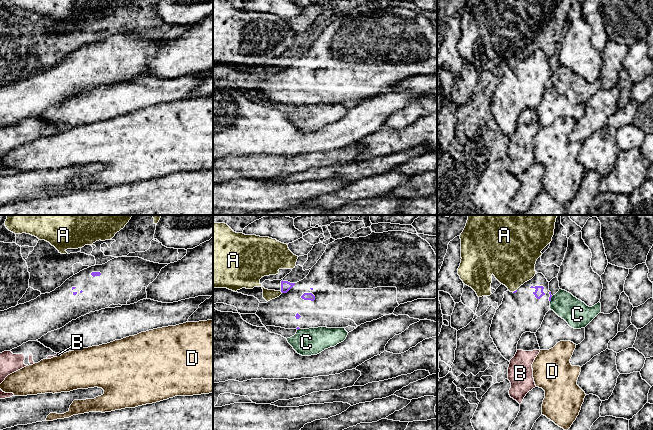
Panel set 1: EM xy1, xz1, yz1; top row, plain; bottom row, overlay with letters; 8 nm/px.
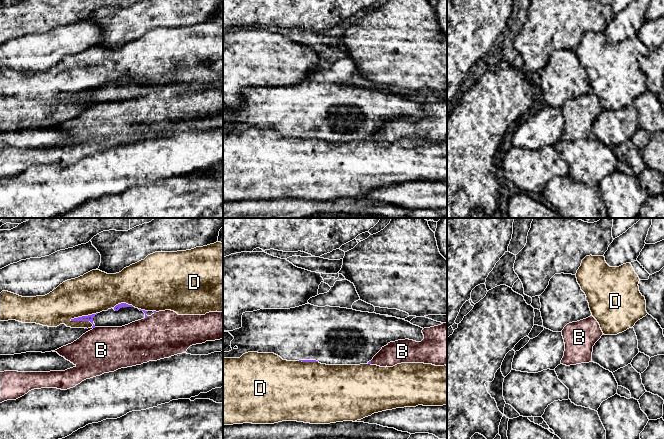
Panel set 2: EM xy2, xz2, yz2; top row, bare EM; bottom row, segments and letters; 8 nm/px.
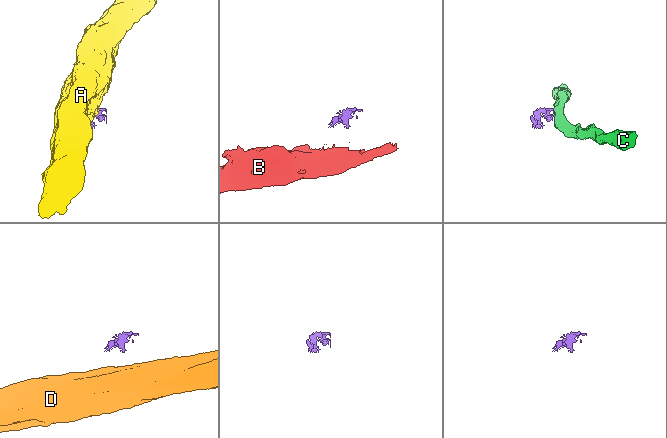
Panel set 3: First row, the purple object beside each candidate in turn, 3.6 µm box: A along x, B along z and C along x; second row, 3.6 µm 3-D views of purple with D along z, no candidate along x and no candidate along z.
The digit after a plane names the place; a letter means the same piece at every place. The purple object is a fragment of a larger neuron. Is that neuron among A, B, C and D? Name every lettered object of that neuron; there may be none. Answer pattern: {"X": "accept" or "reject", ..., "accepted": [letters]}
{"A": "reject", "B": "reject", "C": "reject", "D": "reject", "accepted": []}

